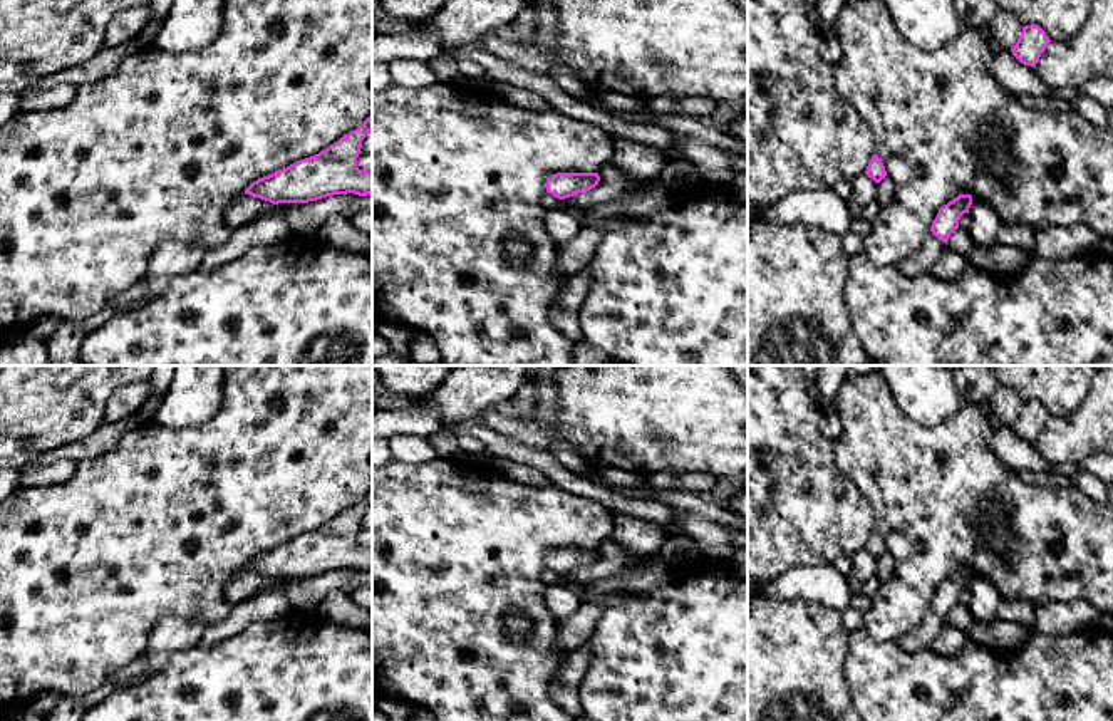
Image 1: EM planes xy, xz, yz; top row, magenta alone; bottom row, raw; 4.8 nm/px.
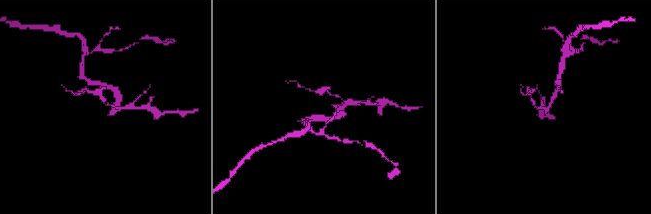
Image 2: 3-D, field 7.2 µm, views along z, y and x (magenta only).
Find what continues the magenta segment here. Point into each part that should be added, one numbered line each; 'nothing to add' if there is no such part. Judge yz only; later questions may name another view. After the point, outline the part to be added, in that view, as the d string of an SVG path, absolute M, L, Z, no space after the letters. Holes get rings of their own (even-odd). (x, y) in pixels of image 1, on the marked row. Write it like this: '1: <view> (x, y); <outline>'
1: yz (924, 259); M930 231L922 246L910 258L900 262L897 268L907 277L932 273L932 267L935 265L945 245L947 243Z

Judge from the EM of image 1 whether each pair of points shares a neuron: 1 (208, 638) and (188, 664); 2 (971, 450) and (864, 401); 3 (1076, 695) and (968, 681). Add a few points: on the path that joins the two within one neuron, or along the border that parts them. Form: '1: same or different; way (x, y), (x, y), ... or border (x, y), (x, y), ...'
1: different; border (238, 631), (213, 644), (200, 646)
2: same; way (944, 448), (911, 448), (890, 428)
3: same; way (1050, 691), (994, 691)

